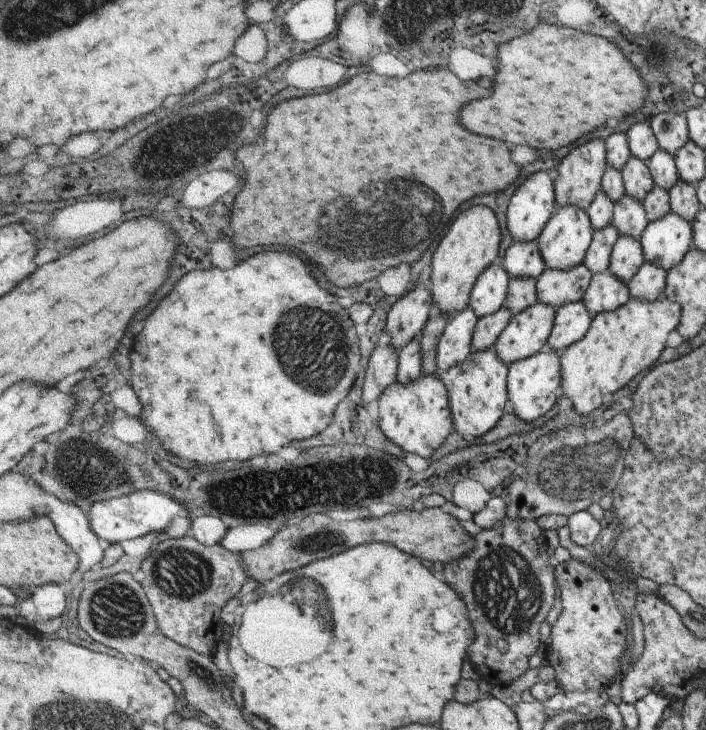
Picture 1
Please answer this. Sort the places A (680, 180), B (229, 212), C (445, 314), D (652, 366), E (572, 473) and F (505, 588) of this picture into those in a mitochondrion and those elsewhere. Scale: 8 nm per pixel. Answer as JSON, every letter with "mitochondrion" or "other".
{"A":"other","B":"other","C":"other","D":"other","E":"mitochondrion","F":"mitochondrion"}

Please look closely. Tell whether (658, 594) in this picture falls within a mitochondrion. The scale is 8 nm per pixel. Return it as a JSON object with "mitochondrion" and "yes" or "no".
{"mitochondrion":"no"}

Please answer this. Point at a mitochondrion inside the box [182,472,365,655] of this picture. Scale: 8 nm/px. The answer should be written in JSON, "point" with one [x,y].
{"point":[304,596]}

